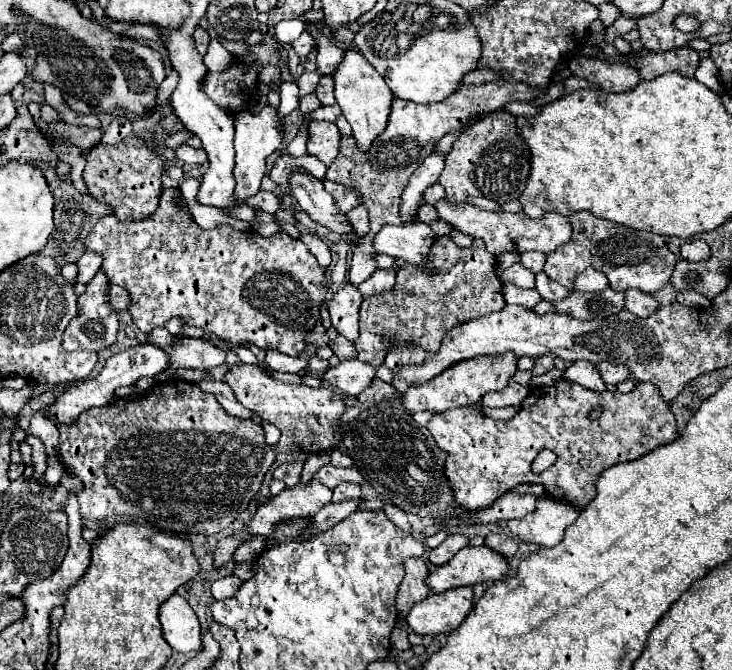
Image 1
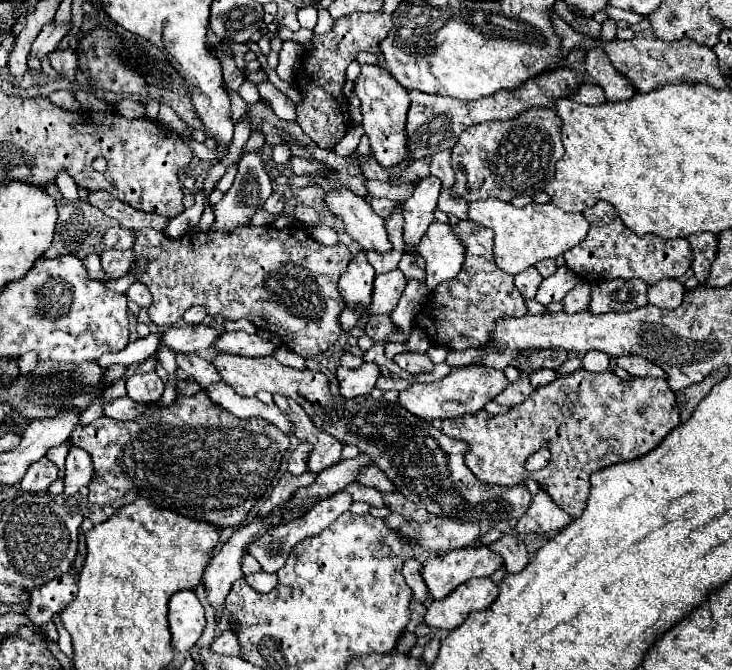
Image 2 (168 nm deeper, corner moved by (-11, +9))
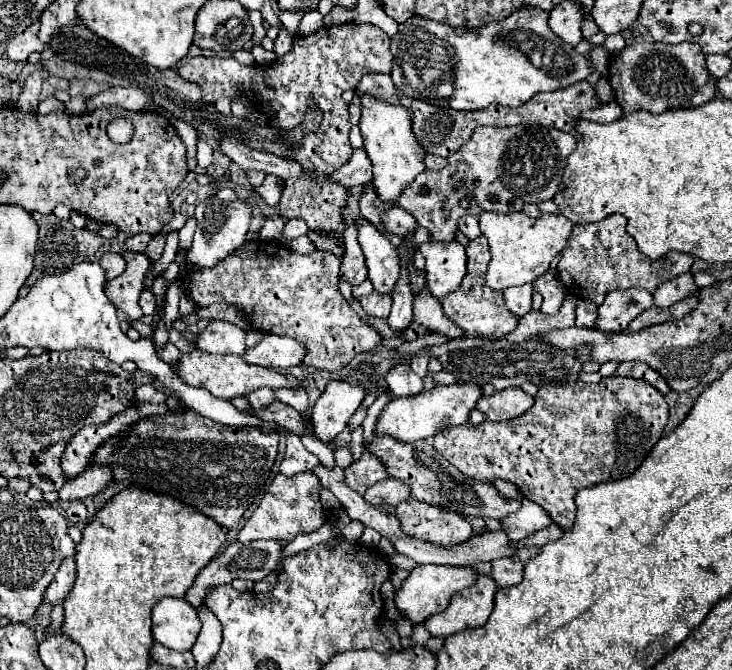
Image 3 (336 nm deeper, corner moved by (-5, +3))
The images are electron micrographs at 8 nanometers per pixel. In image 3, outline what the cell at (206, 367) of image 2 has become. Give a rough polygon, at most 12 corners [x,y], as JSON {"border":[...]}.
{"border":[[167,343],[159,351],[159,359],[177,365],[181,359],[181,351]]}

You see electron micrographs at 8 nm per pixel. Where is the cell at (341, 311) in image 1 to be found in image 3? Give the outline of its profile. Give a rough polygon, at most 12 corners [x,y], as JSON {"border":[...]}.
{"border":[[357,227],[343,233],[341,279],[361,285],[367,279]]}

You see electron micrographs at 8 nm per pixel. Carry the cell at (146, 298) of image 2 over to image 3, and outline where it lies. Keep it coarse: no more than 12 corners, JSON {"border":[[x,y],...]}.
{"border":[[149,289],[141,291],[139,305],[143,315],[153,315],[155,297]]}

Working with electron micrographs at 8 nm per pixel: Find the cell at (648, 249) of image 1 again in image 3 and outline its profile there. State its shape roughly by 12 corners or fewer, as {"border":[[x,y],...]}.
{"border":[[613,213],[573,227],[557,265],[569,295],[601,305],[613,289],[691,269],[671,251],[651,261]]}

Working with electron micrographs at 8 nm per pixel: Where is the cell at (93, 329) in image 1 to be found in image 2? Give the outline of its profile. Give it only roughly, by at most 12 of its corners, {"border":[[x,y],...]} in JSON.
{"border":[[105,249],[101,265],[111,279],[127,275],[135,265],[133,251]]}

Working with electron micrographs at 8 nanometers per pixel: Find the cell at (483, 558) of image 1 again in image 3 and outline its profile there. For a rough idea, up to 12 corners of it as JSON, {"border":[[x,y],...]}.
{"border":[[417,565],[395,595],[413,623],[475,583],[471,567]]}

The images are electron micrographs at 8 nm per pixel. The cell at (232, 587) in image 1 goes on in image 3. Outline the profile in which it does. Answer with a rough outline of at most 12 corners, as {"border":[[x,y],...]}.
{"border":[[277,575],[257,581],[253,585],[255,593],[267,593],[275,587]]}

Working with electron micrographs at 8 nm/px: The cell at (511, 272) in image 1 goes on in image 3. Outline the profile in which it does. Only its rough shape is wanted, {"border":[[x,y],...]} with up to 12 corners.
{"border":[[531,283],[503,291],[507,309],[519,317],[531,311]]}

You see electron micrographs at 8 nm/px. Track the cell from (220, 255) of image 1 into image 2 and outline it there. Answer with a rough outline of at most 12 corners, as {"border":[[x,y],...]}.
{"border":[[141,229],[149,317],[247,319],[301,357],[347,307],[347,245],[305,229]]}

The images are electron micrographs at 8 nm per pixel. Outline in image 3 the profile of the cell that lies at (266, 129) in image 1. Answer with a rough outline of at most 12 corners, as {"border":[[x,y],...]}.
{"border":[[249,199],[197,203],[187,263],[213,267],[239,249]]}

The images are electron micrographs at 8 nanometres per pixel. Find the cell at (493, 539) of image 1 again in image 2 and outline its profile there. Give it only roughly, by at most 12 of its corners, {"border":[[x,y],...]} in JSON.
{"border":[[503,535],[489,549],[509,573],[527,565],[525,543]]}

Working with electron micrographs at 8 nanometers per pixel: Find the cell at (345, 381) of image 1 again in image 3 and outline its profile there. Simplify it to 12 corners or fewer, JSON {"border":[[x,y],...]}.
{"border":[[329,381],[311,413],[317,439],[333,441],[365,389]]}

